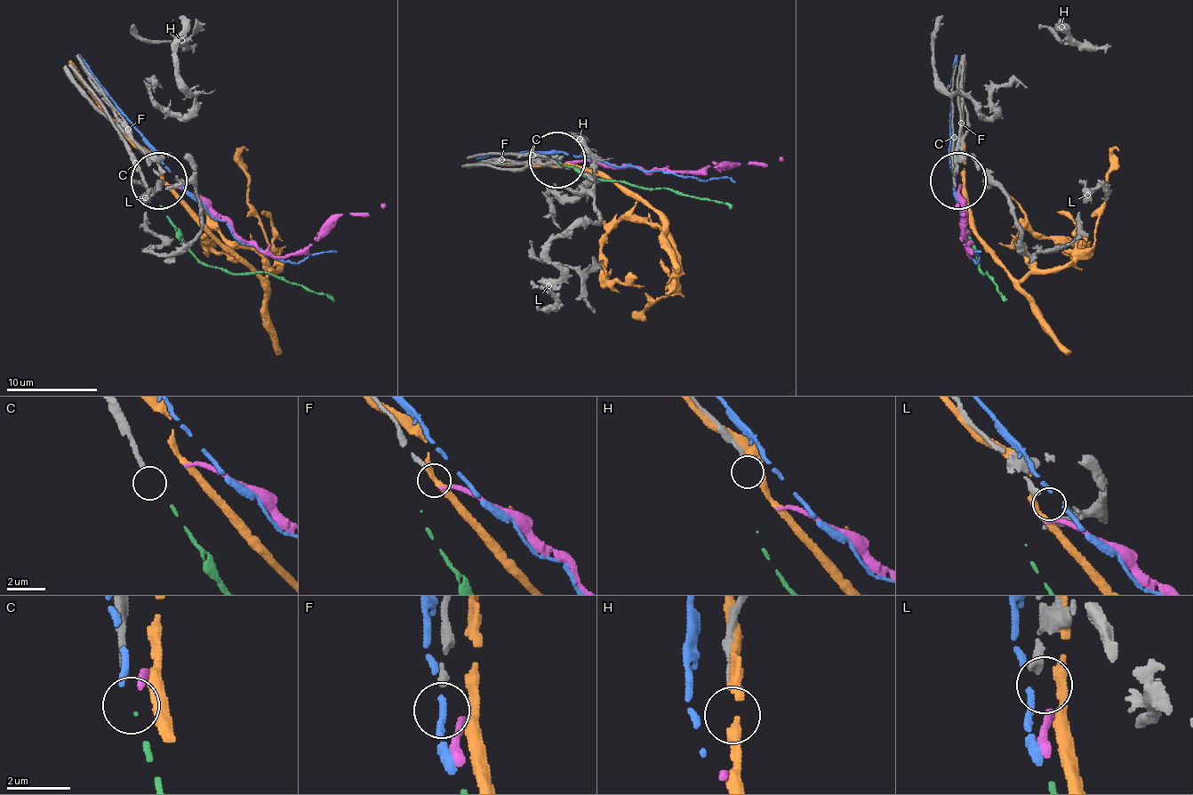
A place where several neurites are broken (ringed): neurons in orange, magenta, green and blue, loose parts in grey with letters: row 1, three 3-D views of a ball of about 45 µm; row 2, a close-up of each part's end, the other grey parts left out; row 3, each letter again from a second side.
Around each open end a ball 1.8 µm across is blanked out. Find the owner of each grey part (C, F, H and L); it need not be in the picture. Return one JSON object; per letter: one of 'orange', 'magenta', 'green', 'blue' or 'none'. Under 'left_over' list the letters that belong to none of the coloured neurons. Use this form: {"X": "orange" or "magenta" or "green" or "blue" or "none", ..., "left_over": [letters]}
{"C": "none", "F": "none", "H": "none", "L": "none", "left_over": ["C", "F", "H", "L"]}

